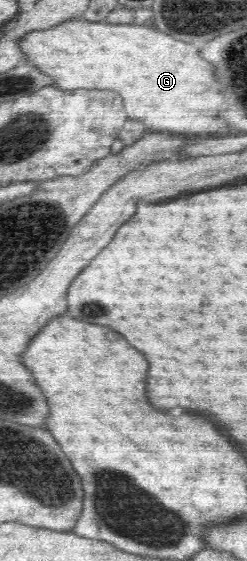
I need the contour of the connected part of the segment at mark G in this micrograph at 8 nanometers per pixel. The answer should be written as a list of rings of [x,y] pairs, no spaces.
[[[82,17],[68,18],[51,28],[35,29],[34,31],[27,33],[22,39],[18,40],[18,47],[19,50],[23,51],[25,58],[24,62],[32,62],[32,64],[34,64],[43,74],[50,76],[53,79],[54,86],[59,88],[59,90],[103,89],[118,92],[122,96],[129,119],[147,120],[147,124],[144,122],[147,133],[167,132],[183,135],[185,137],[207,136],[207,134],[213,134],[213,132],[221,132],[221,134],[225,134],[227,128],[231,128],[231,126],[227,126],[227,122],[223,122],[223,120],[217,118],[217,112],[219,112],[219,110],[225,110],[227,104],[225,104],[225,98],[219,94],[219,90],[217,90],[217,88],[213,86],[213,82],[211,82],[213,76],[215,76],[215,74],[213,74],[213,66],[207,64],[207,60],[199,58],[199,56],[197,56],[197,50],[195,50],[191,44],[185,44],[185,42],[173,40],[171,36],[161,34],[161,32],[149,28],[149,26],[153,26],[153,22],[143,25],[137,25],[136,23],[126,25],[111,24],[105,21],[89,22]]]

